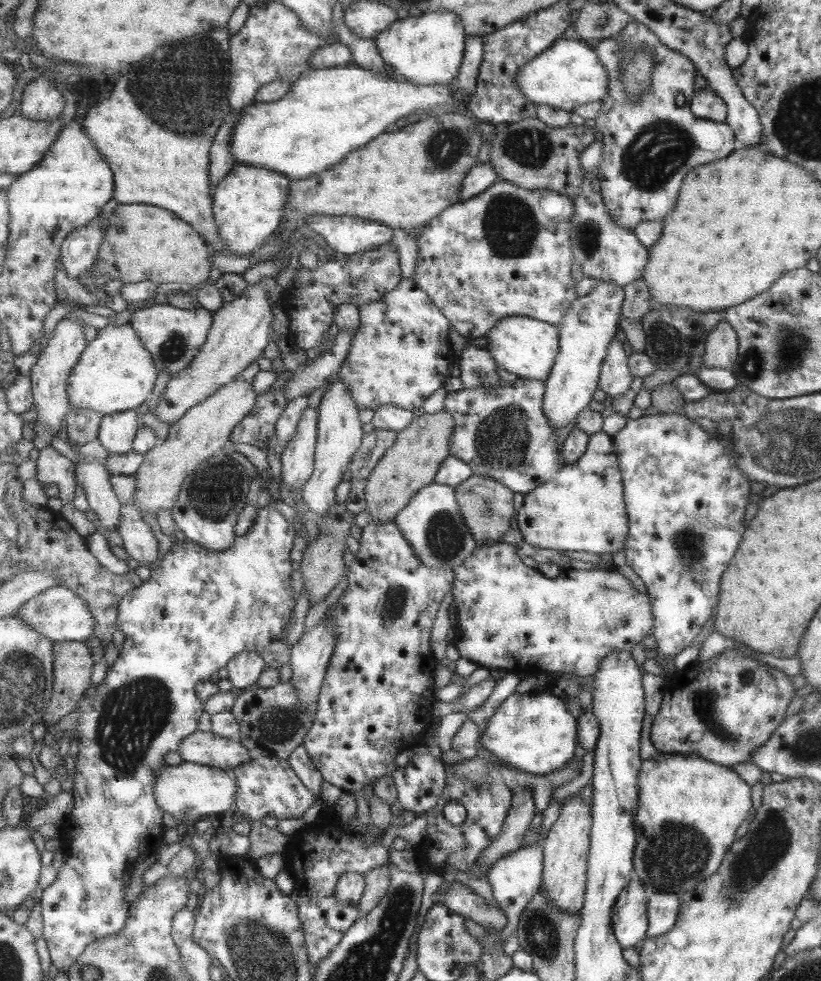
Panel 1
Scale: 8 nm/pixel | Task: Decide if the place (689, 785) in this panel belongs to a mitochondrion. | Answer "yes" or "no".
no

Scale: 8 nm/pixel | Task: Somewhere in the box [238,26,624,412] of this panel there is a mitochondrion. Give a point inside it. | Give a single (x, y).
(508, 224)

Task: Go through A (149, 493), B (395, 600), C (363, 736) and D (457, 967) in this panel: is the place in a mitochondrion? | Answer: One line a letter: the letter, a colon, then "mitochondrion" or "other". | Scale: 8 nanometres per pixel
A: other
B: mitochondrion
C: other
D: other

